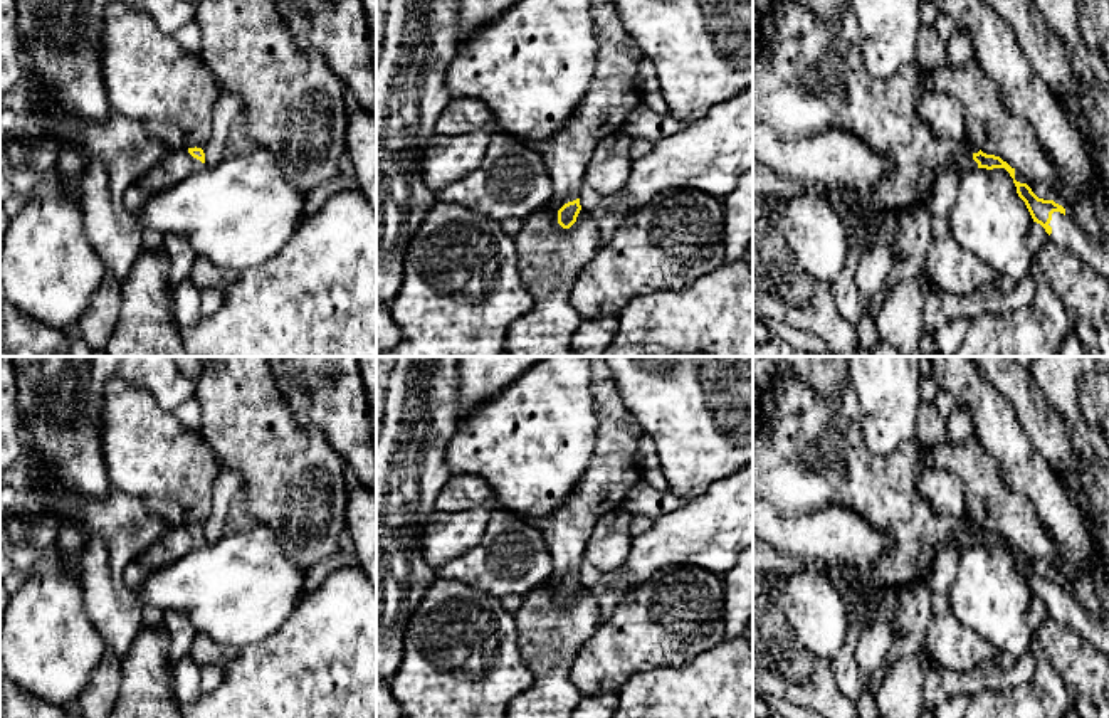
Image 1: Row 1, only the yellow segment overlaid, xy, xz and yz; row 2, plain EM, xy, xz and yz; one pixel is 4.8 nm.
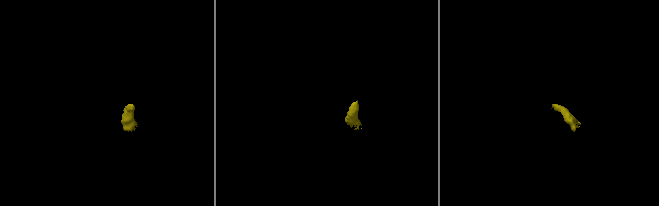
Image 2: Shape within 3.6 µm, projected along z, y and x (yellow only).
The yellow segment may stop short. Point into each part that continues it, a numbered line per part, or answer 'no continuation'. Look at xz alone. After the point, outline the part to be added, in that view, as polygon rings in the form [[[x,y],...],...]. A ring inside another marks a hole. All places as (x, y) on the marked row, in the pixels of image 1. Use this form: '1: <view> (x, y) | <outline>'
1: xz (614, 93) | [[[591,0],[591,18],[597,66],[585,98],[554,135],[523,141],[543,158],[553,183],[553,195],[541,209],[560,210],[580,198],[597,146],[618,133],[628,114],[644,103],[637,84],[644,52],[625,30],[613,0]]]

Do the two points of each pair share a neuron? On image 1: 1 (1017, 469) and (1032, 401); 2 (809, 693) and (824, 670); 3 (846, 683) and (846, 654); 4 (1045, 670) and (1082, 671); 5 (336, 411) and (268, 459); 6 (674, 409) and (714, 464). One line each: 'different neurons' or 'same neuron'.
1: different neurons
2: same neuron
3: same neuron
4: different neurons
5: different neurons
6: same neuron

